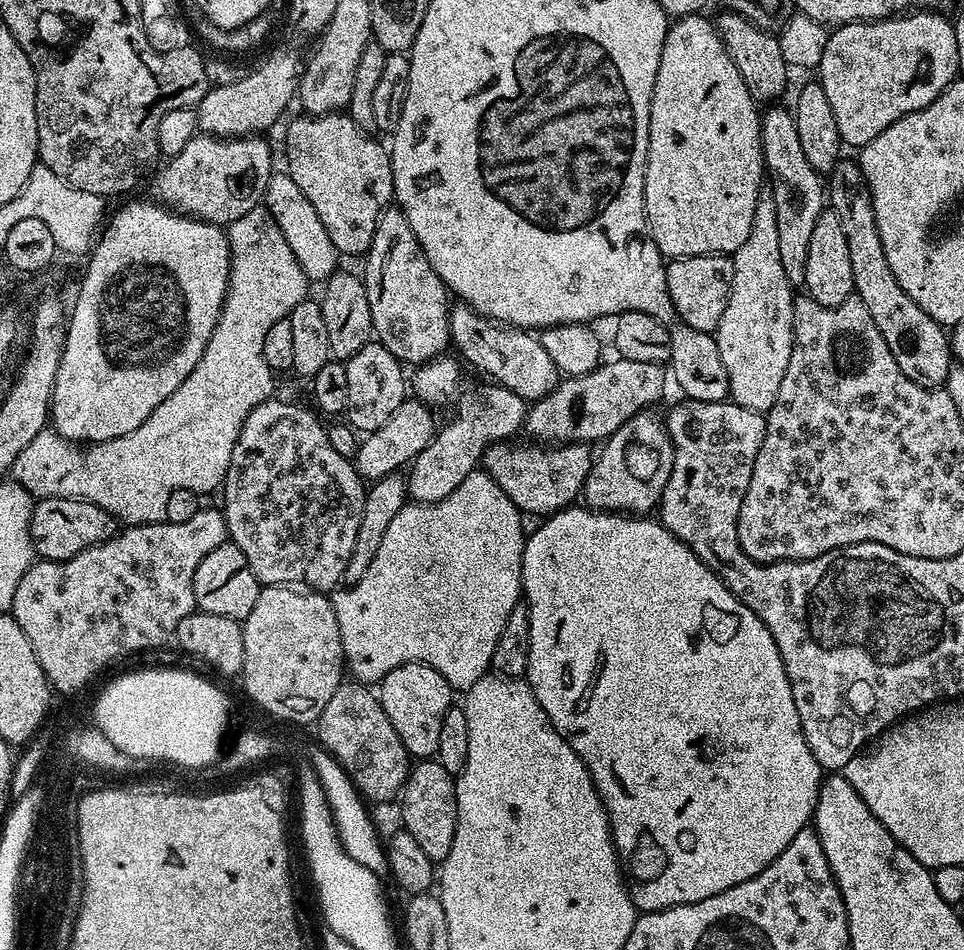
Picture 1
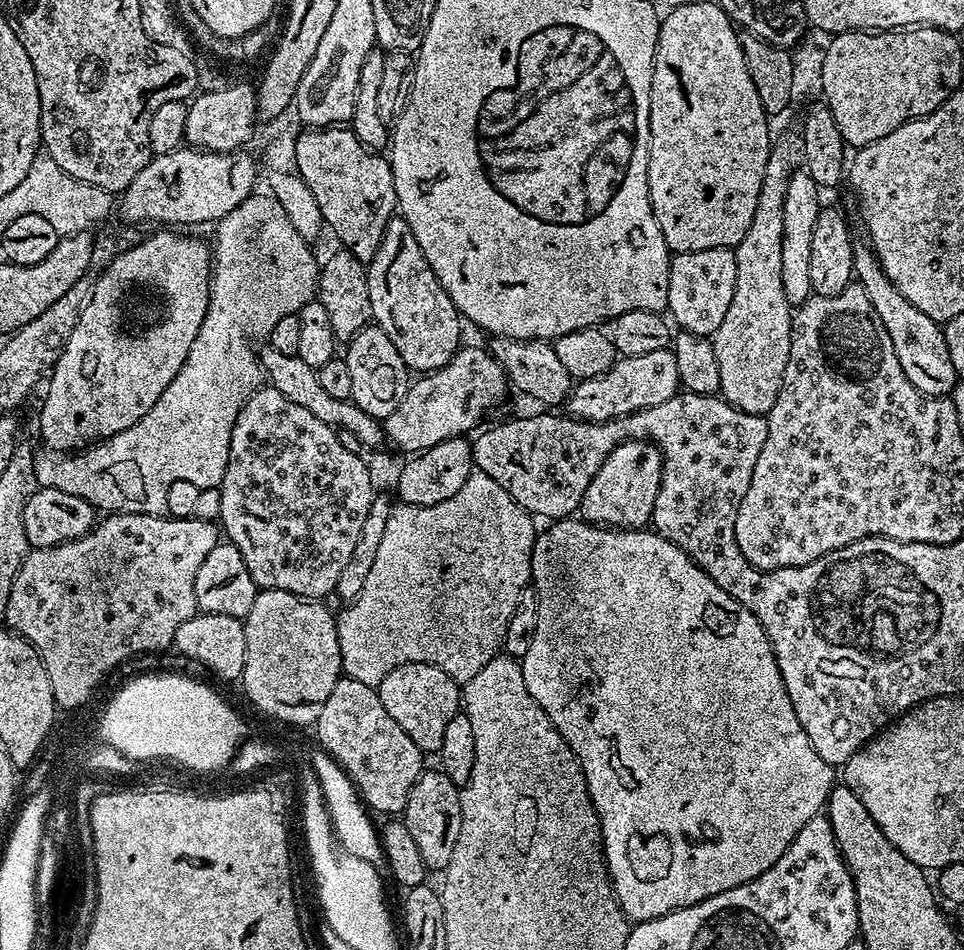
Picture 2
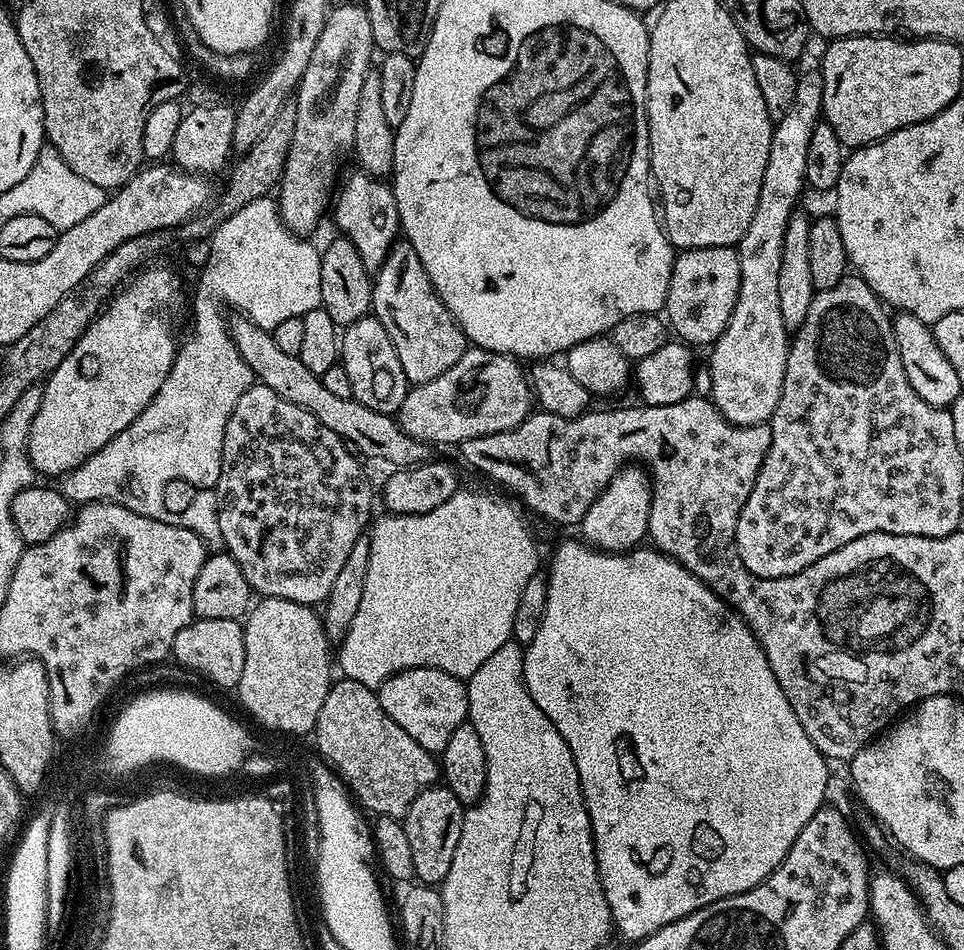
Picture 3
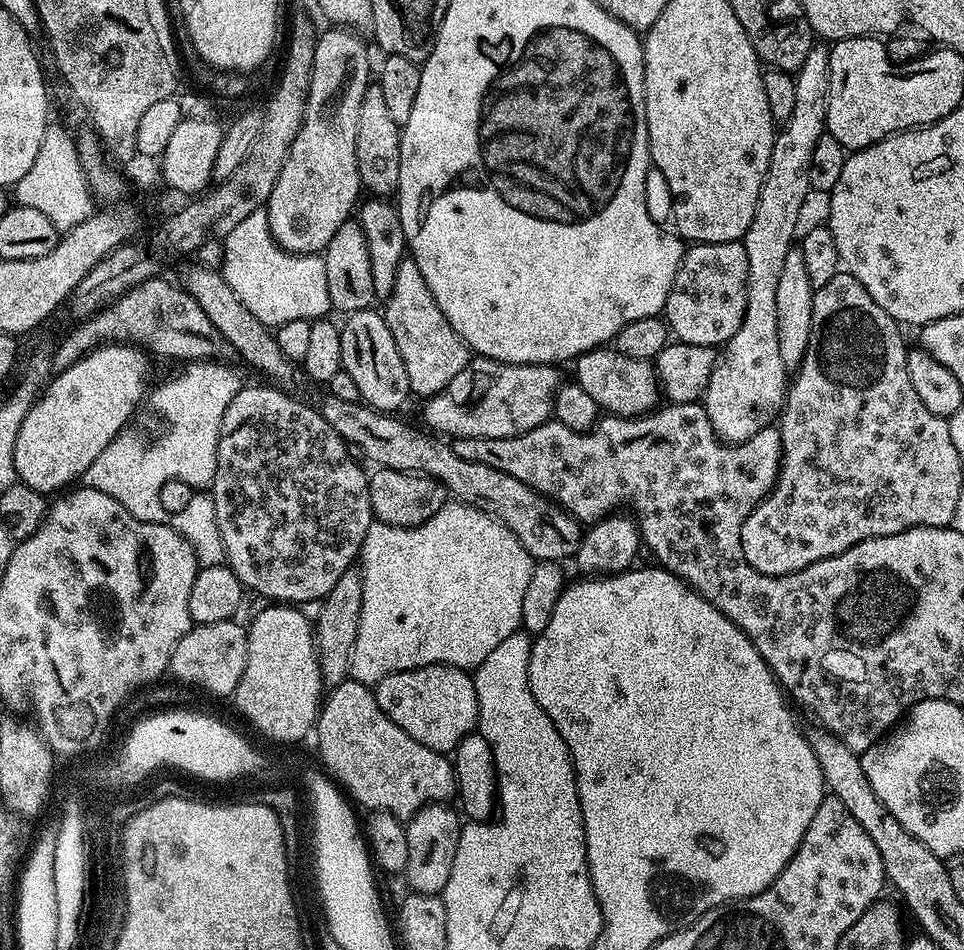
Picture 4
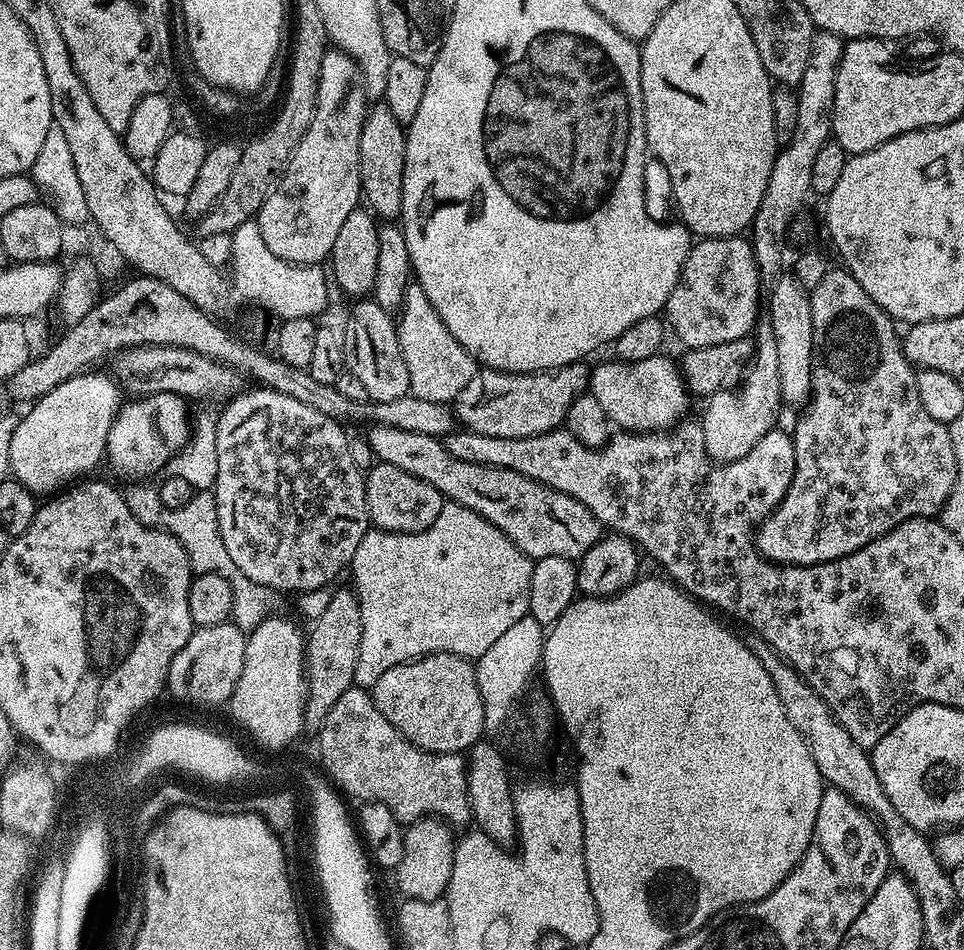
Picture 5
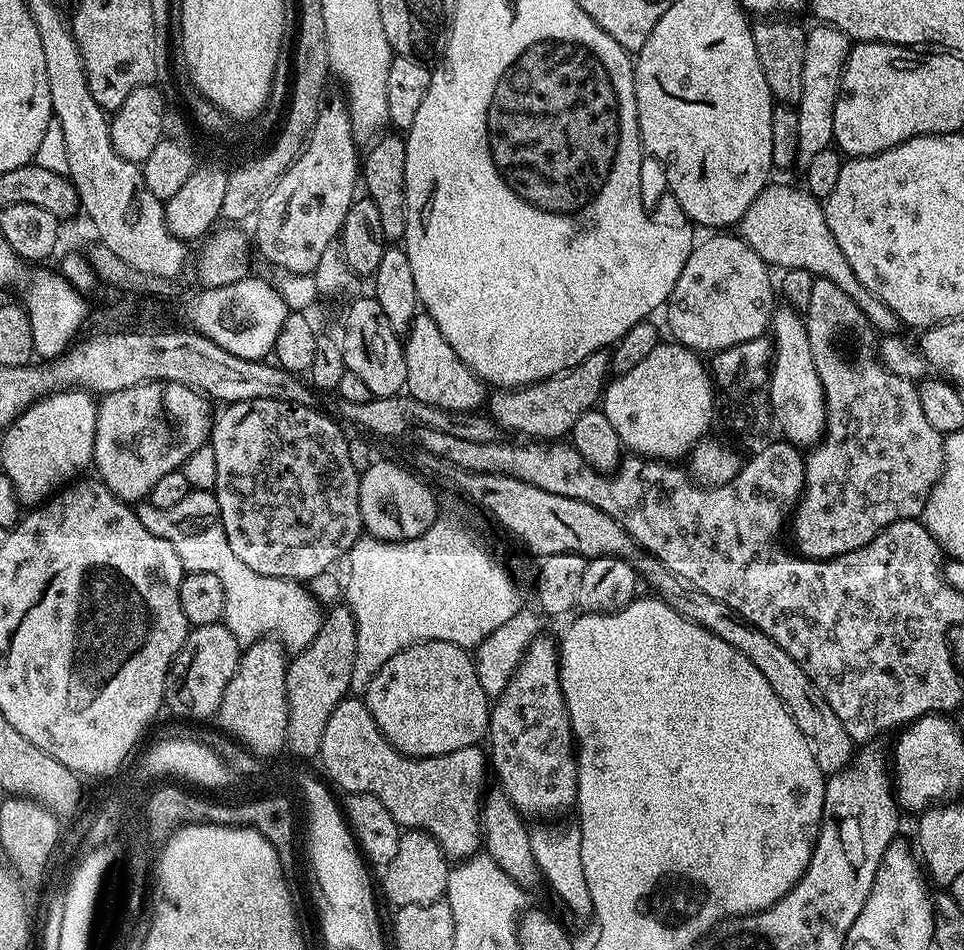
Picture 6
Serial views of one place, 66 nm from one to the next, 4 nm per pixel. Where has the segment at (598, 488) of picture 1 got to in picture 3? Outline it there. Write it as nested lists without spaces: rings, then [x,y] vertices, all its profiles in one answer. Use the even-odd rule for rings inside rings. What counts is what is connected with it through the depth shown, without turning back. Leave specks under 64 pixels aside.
[[[625,466],[610,478],[610,482],[598,498],[586,510],[578,525],[579,535],[590,548],[599,552],[623,554],[639,548],[645,543],[650,522],[652,505],[652,481],[645,469],[640,466]]]

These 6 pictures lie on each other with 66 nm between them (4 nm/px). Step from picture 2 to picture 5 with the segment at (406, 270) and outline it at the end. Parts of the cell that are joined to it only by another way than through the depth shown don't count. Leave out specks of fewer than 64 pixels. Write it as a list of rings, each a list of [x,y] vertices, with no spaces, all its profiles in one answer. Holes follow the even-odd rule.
[[[409,283],[404,304],[398,309],[396,333],[398,346],[402,350],[402,362],[406,362],[409,393],[420,399],[429,399],[430,402],[455,401],[457,394],[478,370],[478,365],[460,345],[458,338],[446,330],[446,322],[438,318],[438,310],[430,306],[430,298],[426,298],[418,283]]]

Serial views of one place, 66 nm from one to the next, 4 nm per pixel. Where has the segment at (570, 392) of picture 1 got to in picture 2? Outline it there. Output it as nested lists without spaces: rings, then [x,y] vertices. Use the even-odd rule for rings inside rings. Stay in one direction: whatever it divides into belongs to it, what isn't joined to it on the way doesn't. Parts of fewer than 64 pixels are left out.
[[[667,347],[653,350],[650,354],[617,359],[610,371],[590,380],[581,380],[573,387],[572,395],[566,401],[567,411],[575,419],[601,424],[650,406],[662,406],[662,402],[674,398],[682,388],[682,360],[672,351],[671,347]]]

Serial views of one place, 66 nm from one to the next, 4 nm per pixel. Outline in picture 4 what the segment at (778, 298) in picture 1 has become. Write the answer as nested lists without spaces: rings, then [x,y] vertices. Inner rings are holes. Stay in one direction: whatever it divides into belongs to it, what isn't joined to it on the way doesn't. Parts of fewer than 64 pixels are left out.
[[[813,46],[810,54],[806,54],[806,62],[802,62],[794,74],[794,114],[790,114],[788,121],[776,133],[770,166],[754,210],[754,222],[750,222],[750,230],[746,230],[742,241],[748,267],[746,310],[734,338],[723,345],[702,397],[716,435],[727,445],[746,442],[754,438],[758,430],[769,427],[779,417],[786,399],[786,369],[778,354],[778,318],[774,311],[774,297],[778,290],[778,274],[782,274],[786,254],[797,239],[800,211],[810,197],[810,154],[814,154],[814,145],[826,131],[830,58],[829,49],[820,47],[824,46]]]

